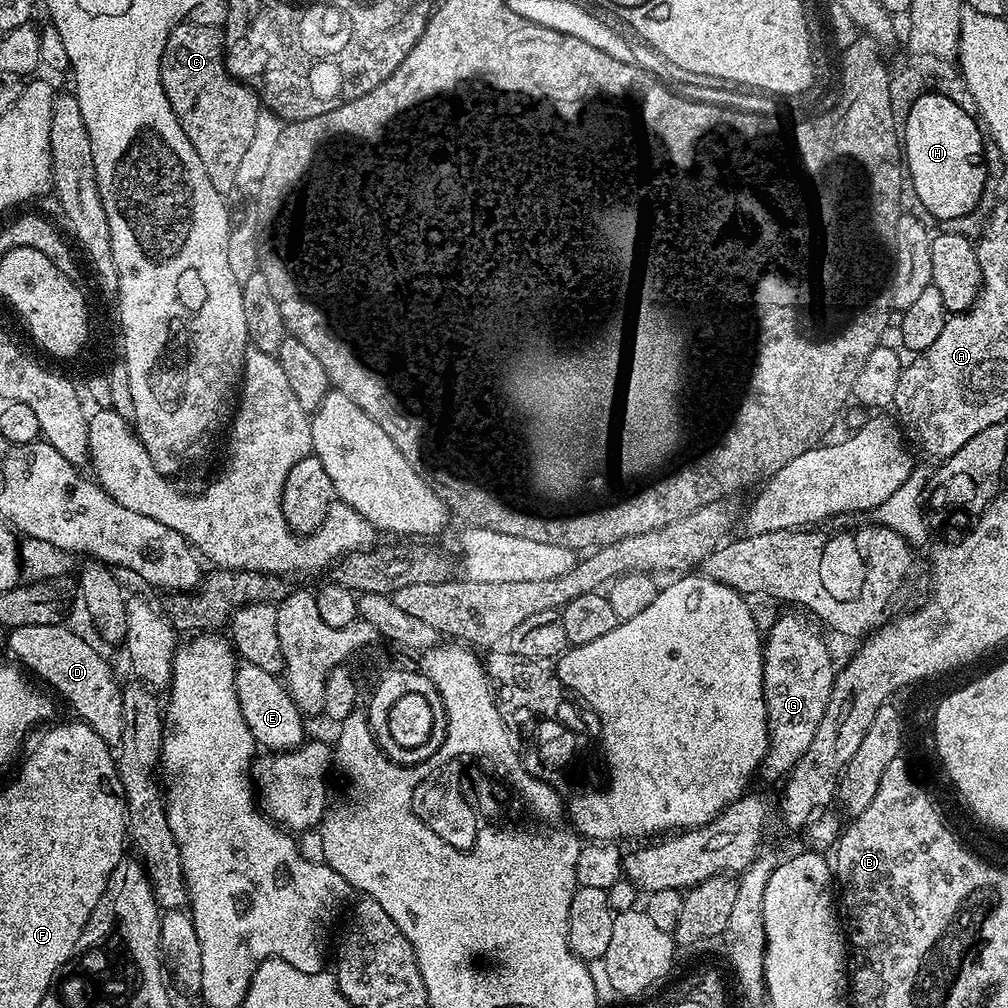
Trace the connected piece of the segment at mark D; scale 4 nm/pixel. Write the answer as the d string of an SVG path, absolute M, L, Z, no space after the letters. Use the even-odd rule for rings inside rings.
M64 622L48 625L22 625L8 634L7 651L10 650L34 675L45 680L57 697L61 696L75 715L89 724L109 746L122 742L124 707L122 706L122 684L116 681L112 668L100 657L100 652L88 640L71 632Z

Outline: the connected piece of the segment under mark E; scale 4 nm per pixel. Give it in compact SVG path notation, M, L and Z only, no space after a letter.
M240 662L236 665L234 686L238 694L238 702L242 710L242 718L246 718L246 726L250 726L250 734L256 739L257 745L269 753L291 752L305 743L305 717L284 687L281 677L270 674L258 666Z

